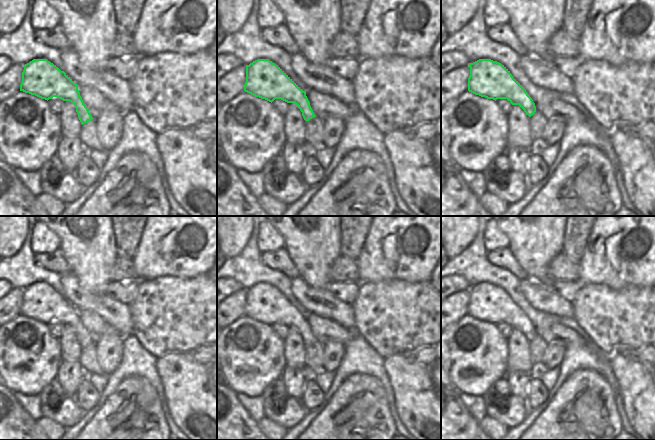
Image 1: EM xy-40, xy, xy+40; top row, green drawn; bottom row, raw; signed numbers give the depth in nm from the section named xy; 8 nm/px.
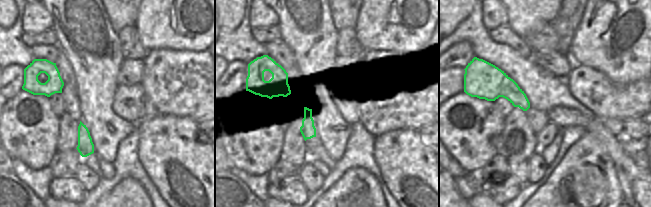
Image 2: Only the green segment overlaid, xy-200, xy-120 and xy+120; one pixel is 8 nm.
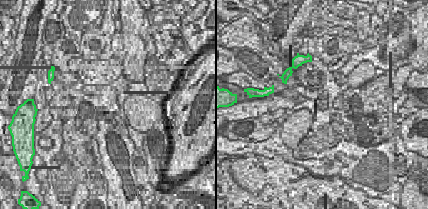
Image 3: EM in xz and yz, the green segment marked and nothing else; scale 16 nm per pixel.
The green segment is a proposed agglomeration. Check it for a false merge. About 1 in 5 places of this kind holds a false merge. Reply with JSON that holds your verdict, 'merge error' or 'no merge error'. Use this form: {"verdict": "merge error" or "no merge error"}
{"verdict": "no merge error"}

